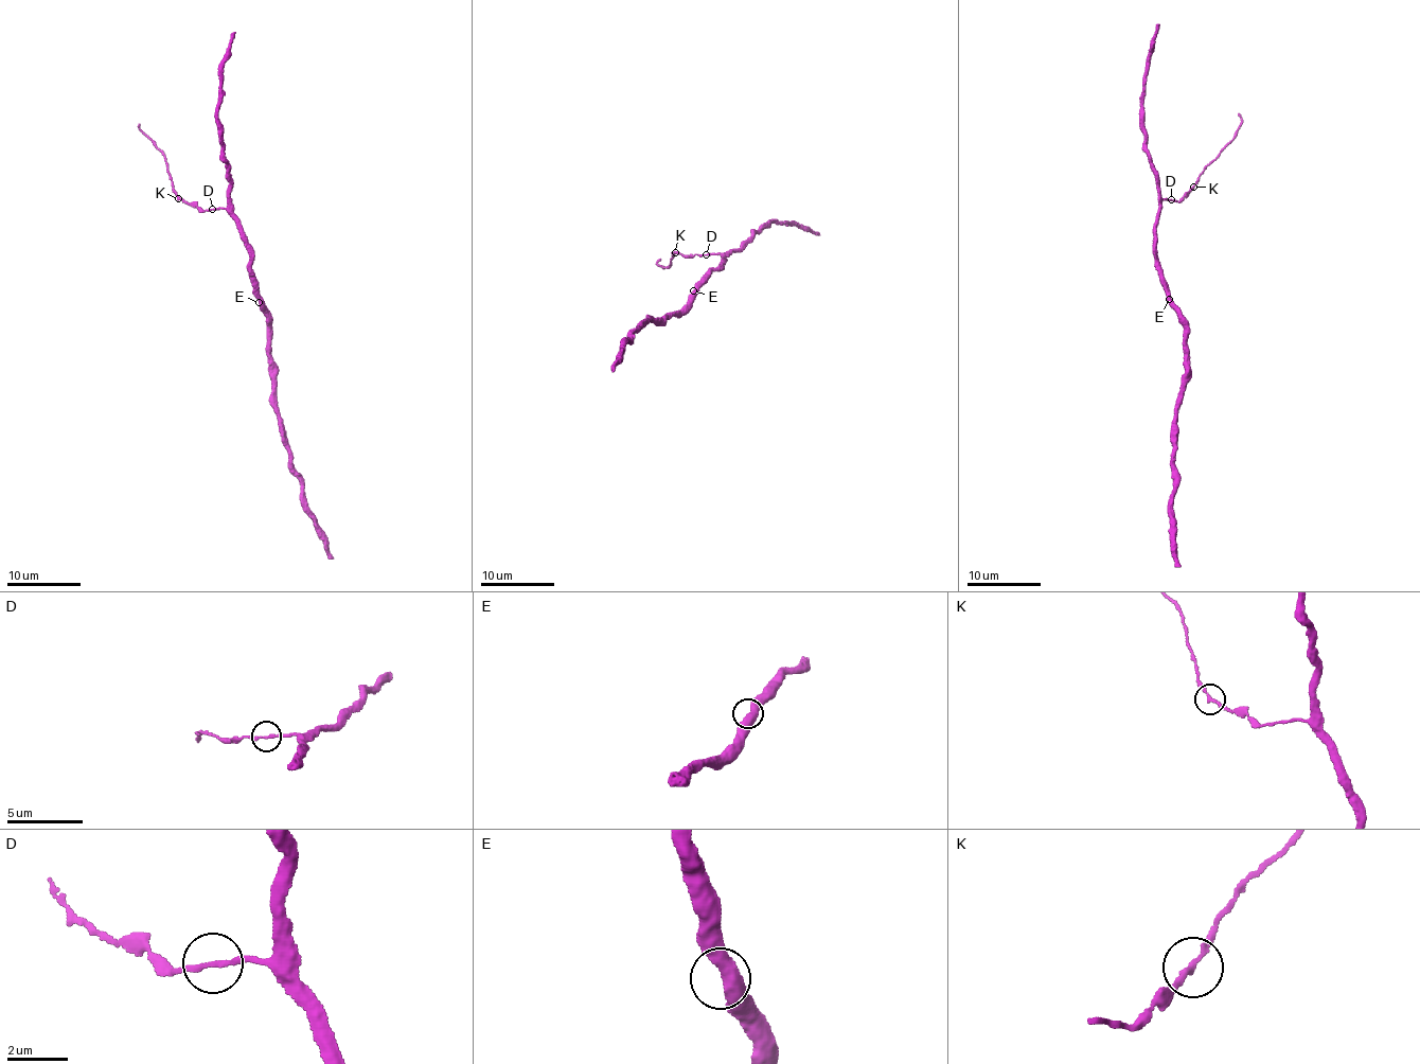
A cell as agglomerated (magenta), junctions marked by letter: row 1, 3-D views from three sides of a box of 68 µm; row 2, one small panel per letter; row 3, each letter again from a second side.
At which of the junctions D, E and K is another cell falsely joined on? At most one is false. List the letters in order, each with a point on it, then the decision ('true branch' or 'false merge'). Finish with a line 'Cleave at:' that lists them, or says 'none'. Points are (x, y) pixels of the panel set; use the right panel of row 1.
D: (1171, 199) | true branch
E: (1169, 299) | true branch
K: (1193, 187) | true branch
Cleave at: none

